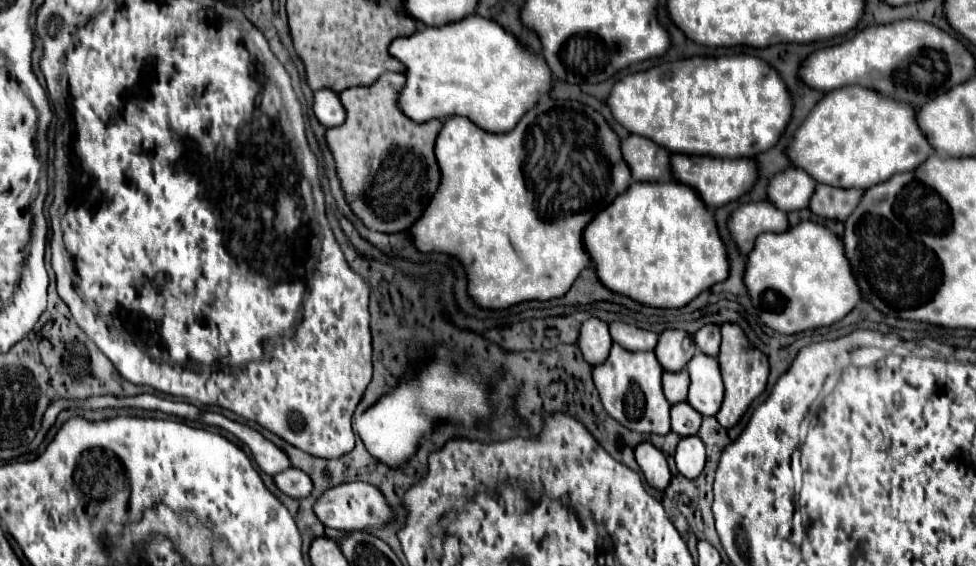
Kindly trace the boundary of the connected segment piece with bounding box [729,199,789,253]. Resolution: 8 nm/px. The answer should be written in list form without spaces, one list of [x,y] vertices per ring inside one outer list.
[[[757,201],[741,205],[729,219],[729,229],[741,249],[741,253],[749,253],[755,245],[755,239],[761,233],[773,231],[783,233],[789,229],[787,213],[777,209],[771,201]]]

